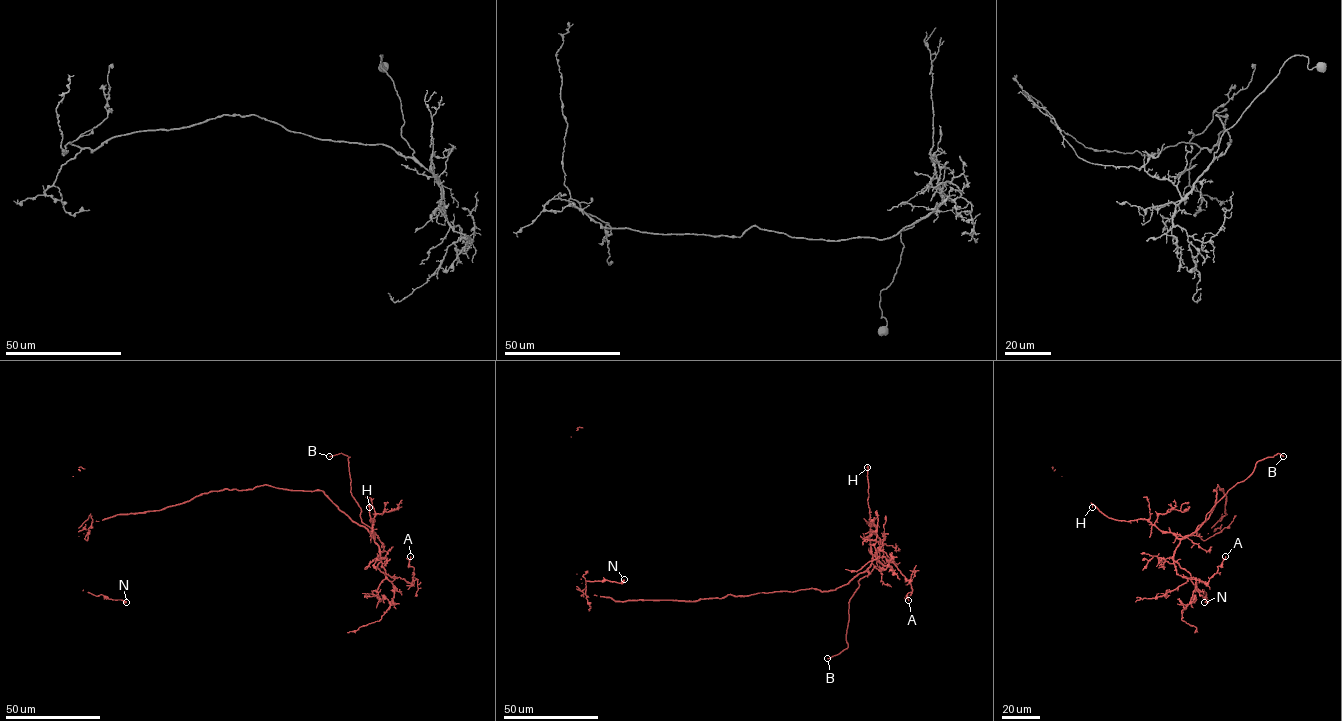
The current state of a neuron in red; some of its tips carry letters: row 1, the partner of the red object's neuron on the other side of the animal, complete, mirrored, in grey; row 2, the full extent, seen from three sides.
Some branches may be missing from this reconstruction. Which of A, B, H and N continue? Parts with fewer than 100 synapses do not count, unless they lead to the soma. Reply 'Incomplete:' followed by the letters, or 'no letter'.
Incomplete: B

